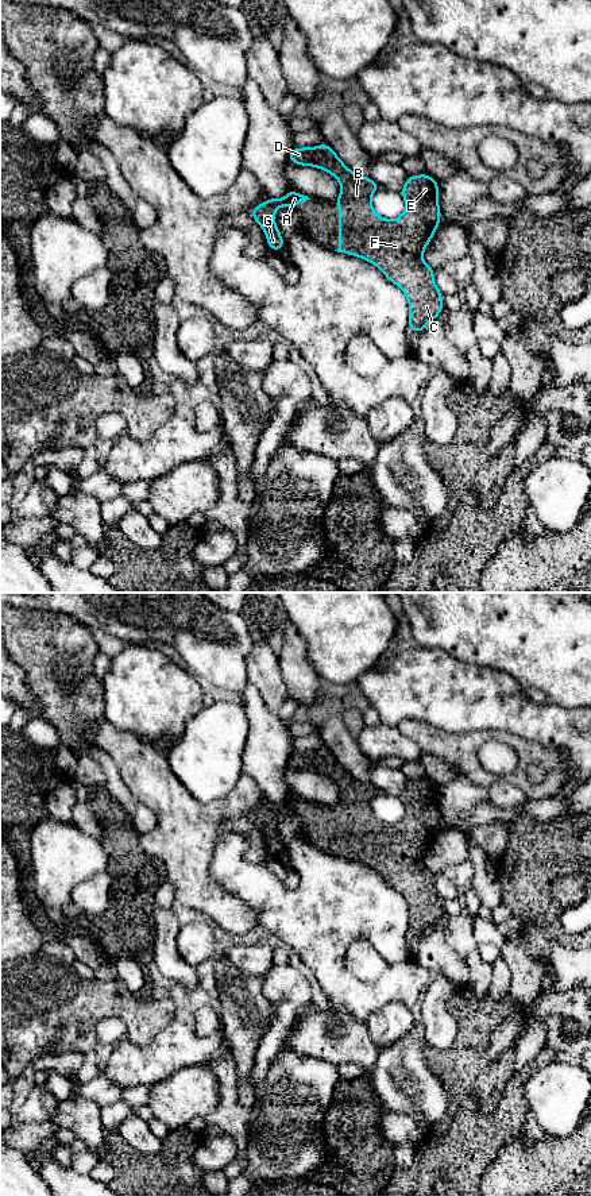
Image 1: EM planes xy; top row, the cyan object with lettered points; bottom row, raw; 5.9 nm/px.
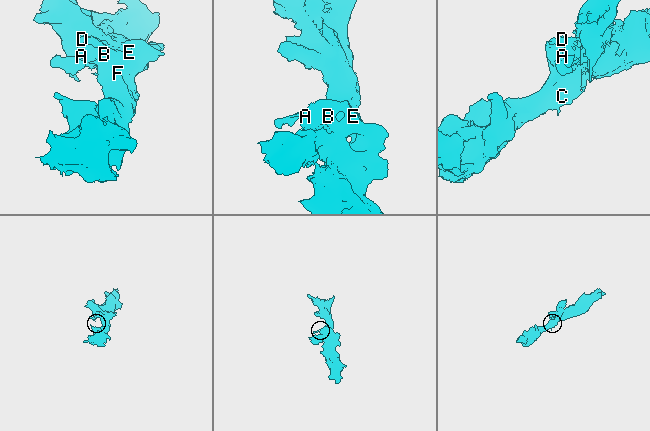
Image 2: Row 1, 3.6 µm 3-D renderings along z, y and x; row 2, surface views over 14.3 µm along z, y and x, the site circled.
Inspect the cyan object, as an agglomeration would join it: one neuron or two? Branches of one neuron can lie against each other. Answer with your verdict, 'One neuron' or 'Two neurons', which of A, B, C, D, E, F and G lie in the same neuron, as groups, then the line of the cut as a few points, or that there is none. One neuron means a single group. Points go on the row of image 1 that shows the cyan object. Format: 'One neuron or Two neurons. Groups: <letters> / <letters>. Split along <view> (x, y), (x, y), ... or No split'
One neuron. Groups: A B C D E F G. No split

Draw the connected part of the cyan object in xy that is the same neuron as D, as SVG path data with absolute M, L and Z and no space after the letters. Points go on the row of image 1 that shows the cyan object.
M327 143L294 147L289 162L328 171L340 182L337 252L375 265L397 285L409 302L407 328L418 335L443 310L443 294L434 283L434 267L424 262L424 250L439 228L439 182L429 174L409 175L401 193L405 211L395 220L375 213L371 196L381 188L349 170Z

